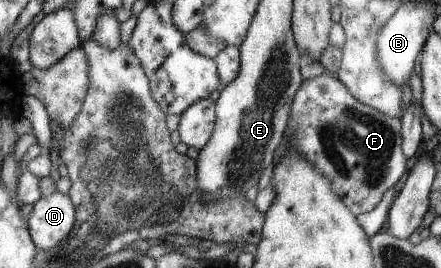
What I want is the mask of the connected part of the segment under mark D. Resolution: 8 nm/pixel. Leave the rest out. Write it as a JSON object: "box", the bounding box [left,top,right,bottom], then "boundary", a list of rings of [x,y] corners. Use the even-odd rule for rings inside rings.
{"box":[30,191,77,250],"boundary":[[[56,191],[52,195],[43,195],[34,205],[30,217],[30,232],[34,237],[34,242],[38,244],[38,248],[41,250],[58,247],[76,228],[77,214],[77,204],[74,204],[74,200],[69,194]]]}

